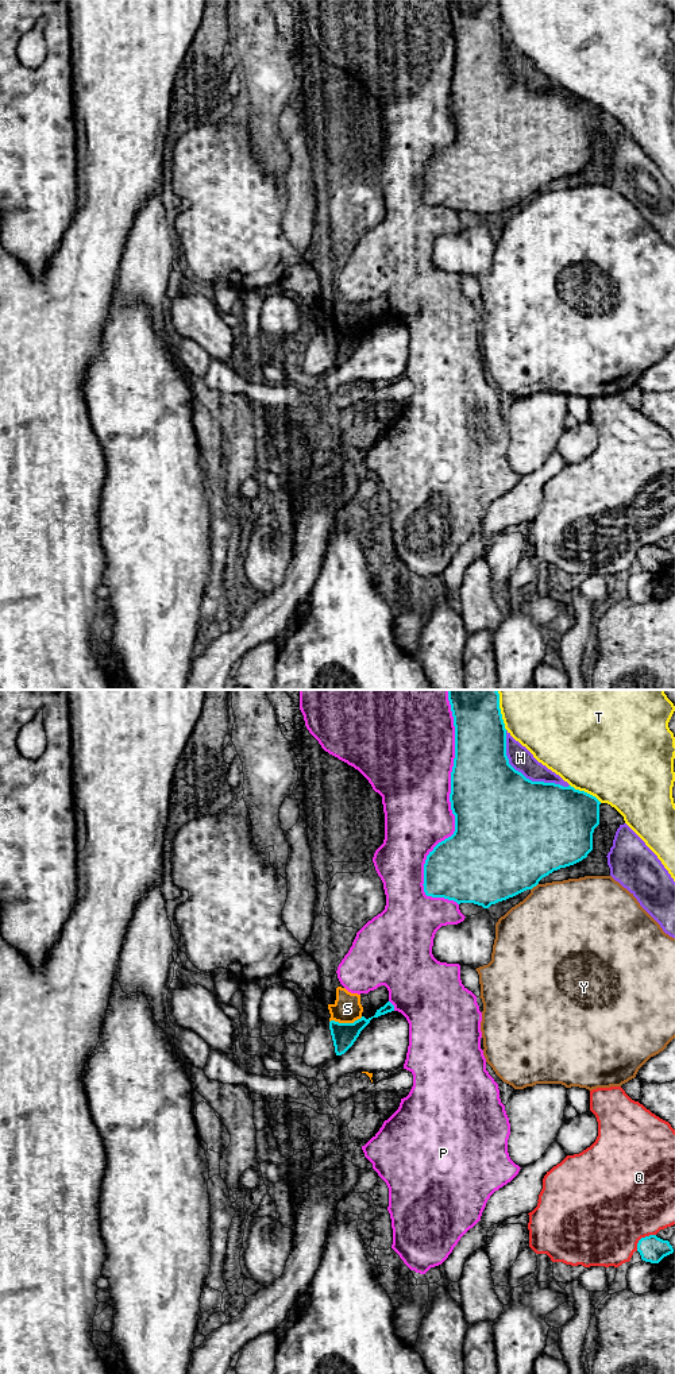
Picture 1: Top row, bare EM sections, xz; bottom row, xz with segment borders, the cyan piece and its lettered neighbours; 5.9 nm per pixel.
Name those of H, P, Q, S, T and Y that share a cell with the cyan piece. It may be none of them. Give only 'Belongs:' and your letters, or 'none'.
Belongs: none

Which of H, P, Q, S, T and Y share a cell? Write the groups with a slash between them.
H / P / Q / S / T / Y

